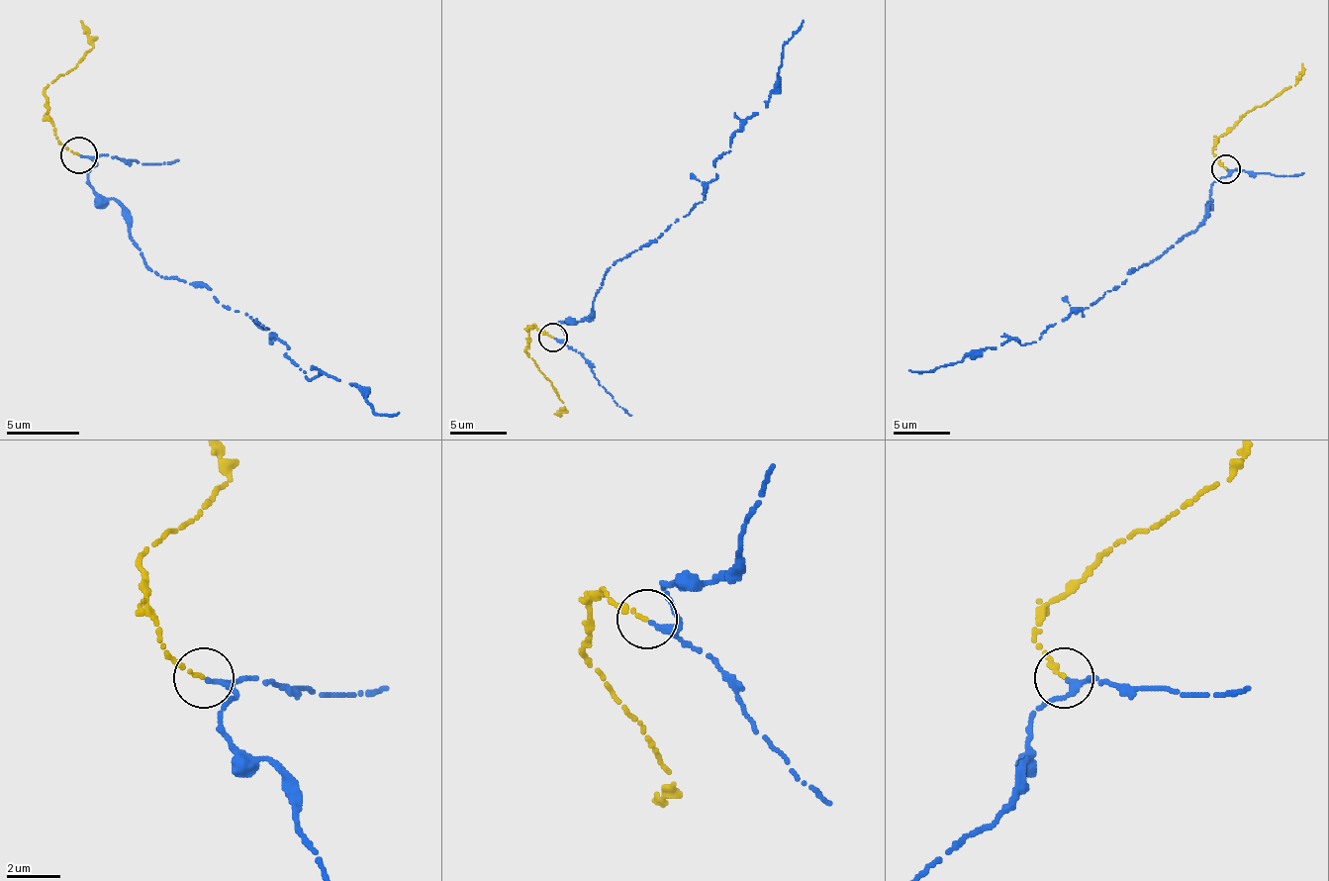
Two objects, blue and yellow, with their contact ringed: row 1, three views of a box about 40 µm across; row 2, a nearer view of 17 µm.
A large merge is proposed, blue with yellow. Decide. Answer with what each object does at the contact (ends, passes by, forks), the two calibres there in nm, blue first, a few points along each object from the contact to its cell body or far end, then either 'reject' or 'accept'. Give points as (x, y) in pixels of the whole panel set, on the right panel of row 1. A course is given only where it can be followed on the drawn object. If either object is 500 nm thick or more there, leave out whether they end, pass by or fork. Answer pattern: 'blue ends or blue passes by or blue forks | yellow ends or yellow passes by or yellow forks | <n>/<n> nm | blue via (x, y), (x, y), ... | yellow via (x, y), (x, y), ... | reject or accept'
blue passes by | yellow ends | 160/130 nm | blue via (1226, 168), (1203, 222), (1085, 310), (1073, 310), (1030, 343), (1010, 339), (928, 372), (908, 369) | yellow via (1226, 168), (1212, 150), (1220, 137), (1243, 117), (1294, 85), (1302, 63) | accept

